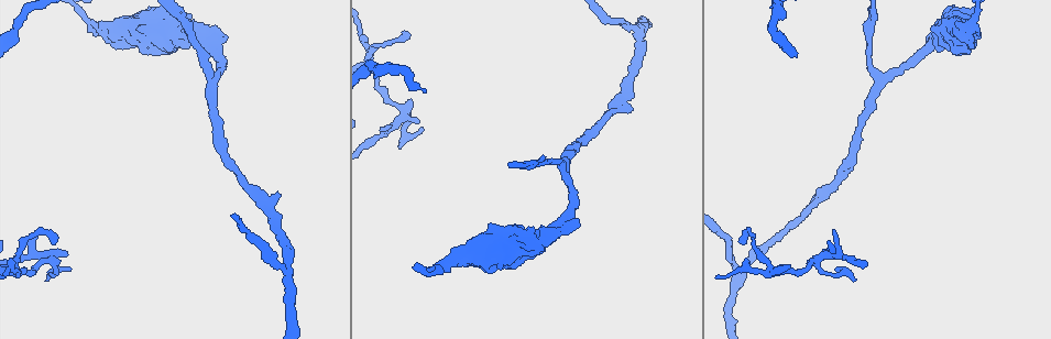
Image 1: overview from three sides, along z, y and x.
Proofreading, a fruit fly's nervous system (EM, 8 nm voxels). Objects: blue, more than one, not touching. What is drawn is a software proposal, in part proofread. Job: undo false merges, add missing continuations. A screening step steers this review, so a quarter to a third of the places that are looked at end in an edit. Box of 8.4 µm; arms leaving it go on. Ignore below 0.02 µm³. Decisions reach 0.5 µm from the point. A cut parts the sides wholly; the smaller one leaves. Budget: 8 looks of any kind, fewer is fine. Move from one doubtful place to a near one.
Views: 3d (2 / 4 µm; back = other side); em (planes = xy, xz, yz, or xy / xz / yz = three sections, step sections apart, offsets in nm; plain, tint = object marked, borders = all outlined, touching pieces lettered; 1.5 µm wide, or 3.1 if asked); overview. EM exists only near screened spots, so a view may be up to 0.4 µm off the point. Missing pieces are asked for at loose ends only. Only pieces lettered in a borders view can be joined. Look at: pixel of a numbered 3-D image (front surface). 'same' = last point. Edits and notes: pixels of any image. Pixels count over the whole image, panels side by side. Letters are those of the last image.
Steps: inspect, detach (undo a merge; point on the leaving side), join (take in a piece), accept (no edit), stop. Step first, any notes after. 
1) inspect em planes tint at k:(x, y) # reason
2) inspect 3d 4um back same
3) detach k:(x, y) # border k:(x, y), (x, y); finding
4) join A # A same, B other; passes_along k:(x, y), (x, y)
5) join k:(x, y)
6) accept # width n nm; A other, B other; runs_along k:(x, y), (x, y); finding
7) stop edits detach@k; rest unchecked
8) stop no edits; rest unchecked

inspect em planes plain at 1:(887, 78) # three arms meet

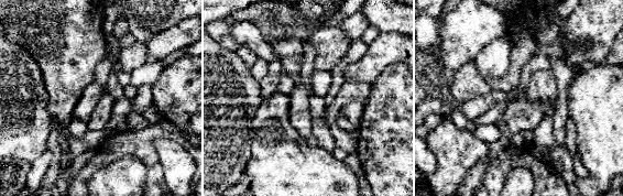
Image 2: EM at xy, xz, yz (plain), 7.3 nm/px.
inspect em planes tint same

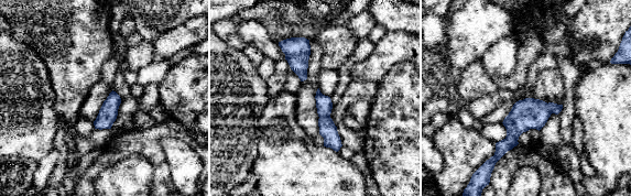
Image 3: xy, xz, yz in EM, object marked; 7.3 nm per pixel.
inspect em planes borders same # see the neighbours

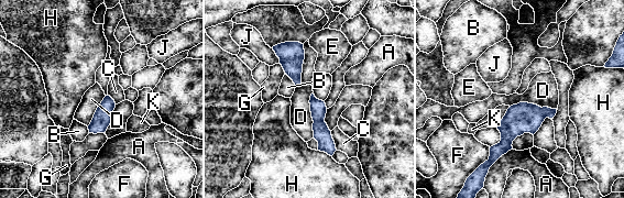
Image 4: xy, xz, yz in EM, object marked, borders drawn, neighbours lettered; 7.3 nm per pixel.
accept # A other, B other, C other, D other, E other, F other, G other, H other, J other, K other; border 4:(510, 106), (533, 102), (557, 109); continuous, no second neuron

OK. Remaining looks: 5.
inspect em planes plain at 1:(740, 241) # branch stops here

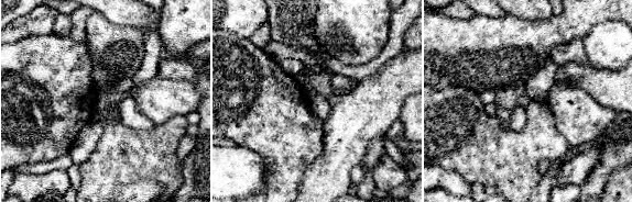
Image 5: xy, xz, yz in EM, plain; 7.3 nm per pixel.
inspect em planes borders same

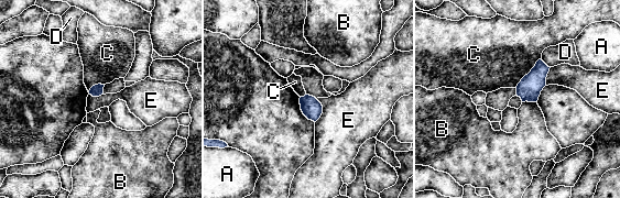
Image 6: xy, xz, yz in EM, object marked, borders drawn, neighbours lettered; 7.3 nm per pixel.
accept # width 90 nm; A other, B other, C other, D other, E other; border 6:(317, 99), (322, 114), (315, 122); none of them fits

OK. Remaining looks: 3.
inspect em planes borders at 1:(284, 265)

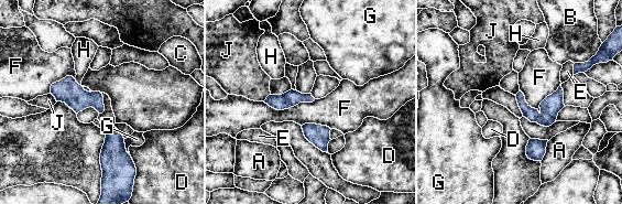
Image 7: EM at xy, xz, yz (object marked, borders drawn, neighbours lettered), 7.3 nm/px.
accept # width 100 nm; A other, B other, C other, D other, E other, F other, G other, H other, J other; all the same neuron

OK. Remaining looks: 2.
stop no edits; rest unchecked

